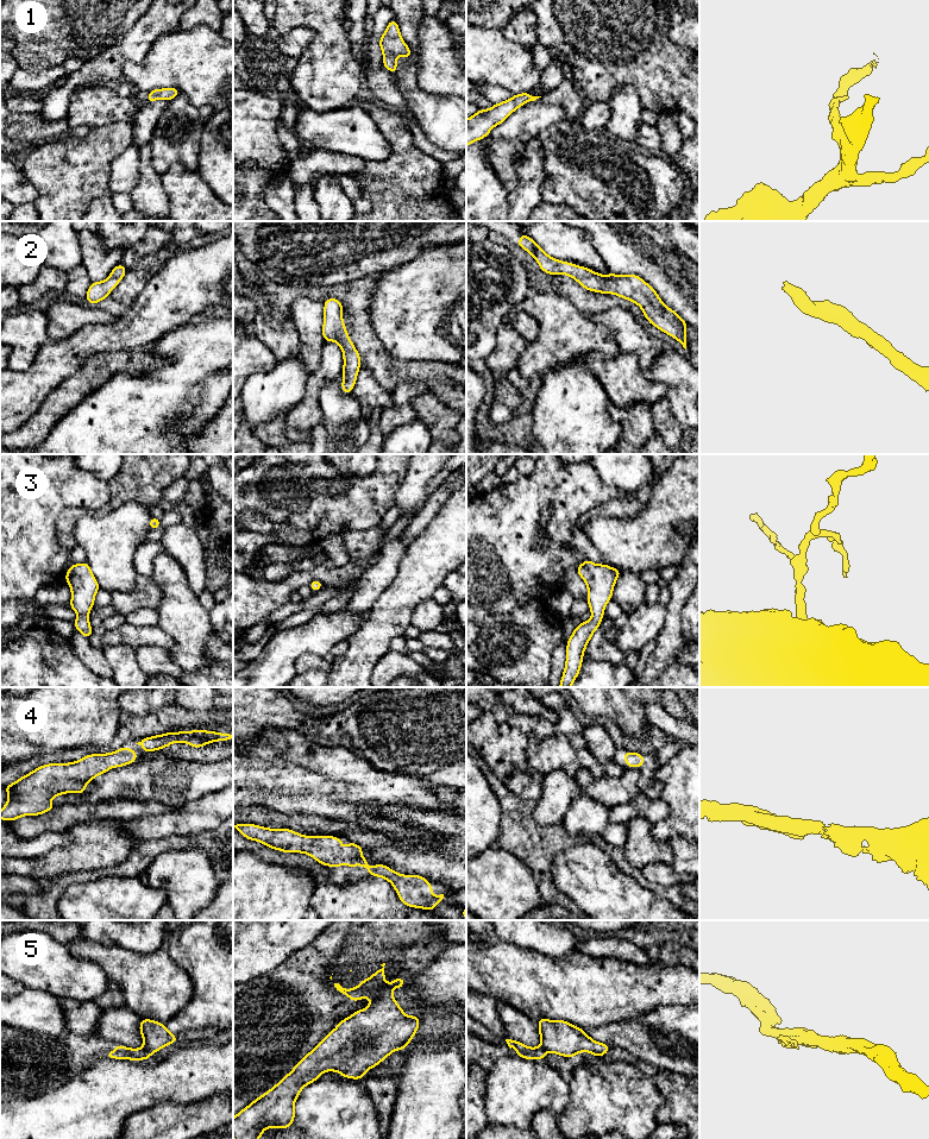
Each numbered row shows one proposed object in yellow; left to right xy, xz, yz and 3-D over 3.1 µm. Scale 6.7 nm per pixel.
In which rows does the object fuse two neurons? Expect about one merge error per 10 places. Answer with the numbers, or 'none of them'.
5

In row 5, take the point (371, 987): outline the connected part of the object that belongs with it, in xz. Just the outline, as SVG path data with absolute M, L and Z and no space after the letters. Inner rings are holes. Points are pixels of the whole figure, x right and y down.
M385 963L381 965L383 967L382 969L375 971L371 977L363 980L358 987L345 989L339 983L334 983L334 987L339 994L347 995L351 1001L358 1001L364 998L377 998L381 994L383 986L385 984Z

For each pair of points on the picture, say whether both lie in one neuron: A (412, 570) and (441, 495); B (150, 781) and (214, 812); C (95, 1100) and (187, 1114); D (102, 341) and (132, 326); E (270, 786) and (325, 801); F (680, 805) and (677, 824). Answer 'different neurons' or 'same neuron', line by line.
A: different neurons
B: different neurons
C: different neurons
D: same neuron
E: same neuron
F: same neuron

